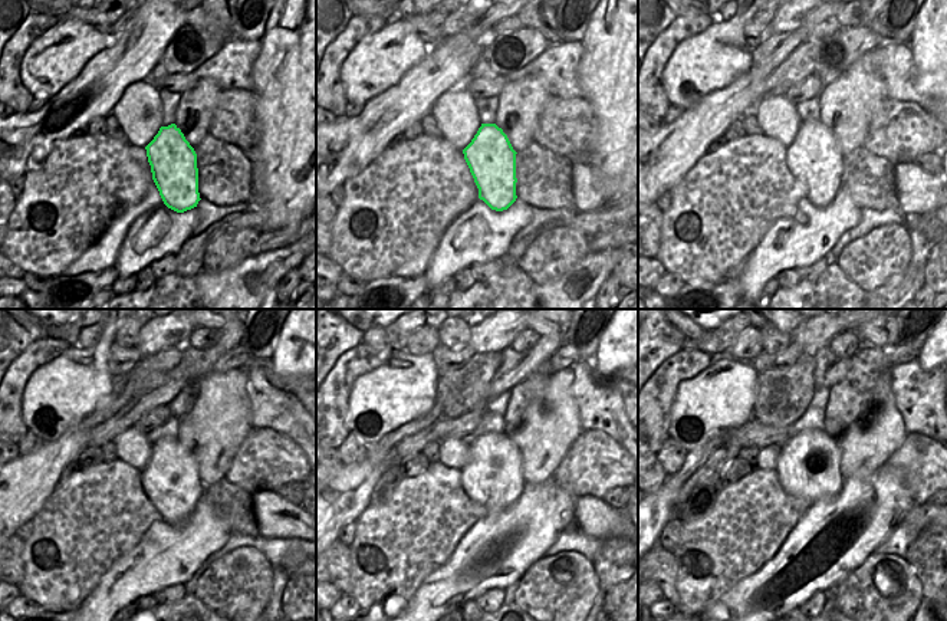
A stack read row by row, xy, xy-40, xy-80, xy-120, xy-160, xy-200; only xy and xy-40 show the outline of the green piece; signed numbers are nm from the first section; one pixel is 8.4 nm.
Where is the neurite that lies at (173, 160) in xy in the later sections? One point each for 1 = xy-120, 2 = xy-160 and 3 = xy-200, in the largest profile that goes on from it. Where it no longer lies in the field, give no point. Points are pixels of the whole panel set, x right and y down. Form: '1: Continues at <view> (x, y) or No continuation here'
1: Continues at xy-120 (170, 480)
2: Continues at xy-160 (492, 477)
3: Continues at xy-200 (809, 465).

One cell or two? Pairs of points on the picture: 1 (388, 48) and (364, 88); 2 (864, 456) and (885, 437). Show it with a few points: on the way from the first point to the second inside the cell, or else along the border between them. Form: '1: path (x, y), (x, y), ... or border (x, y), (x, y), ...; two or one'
1: path (381, 58), (364, 78); one
2: path (870, 450), (880, 440); one

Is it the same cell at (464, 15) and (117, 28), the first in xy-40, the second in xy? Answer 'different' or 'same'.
same

